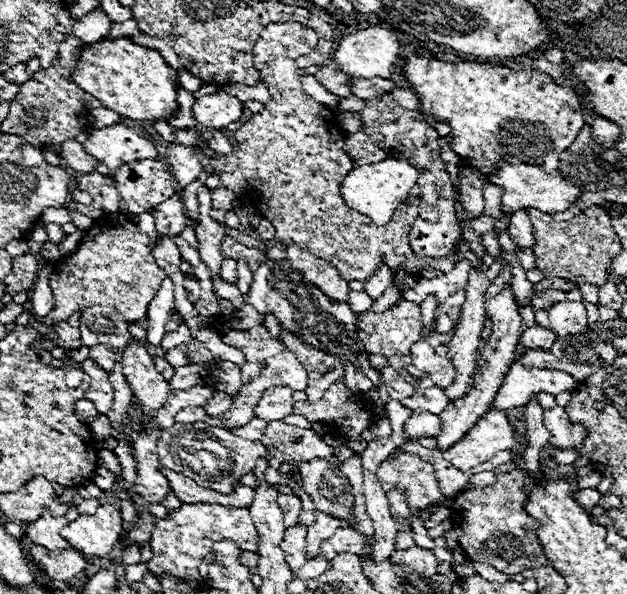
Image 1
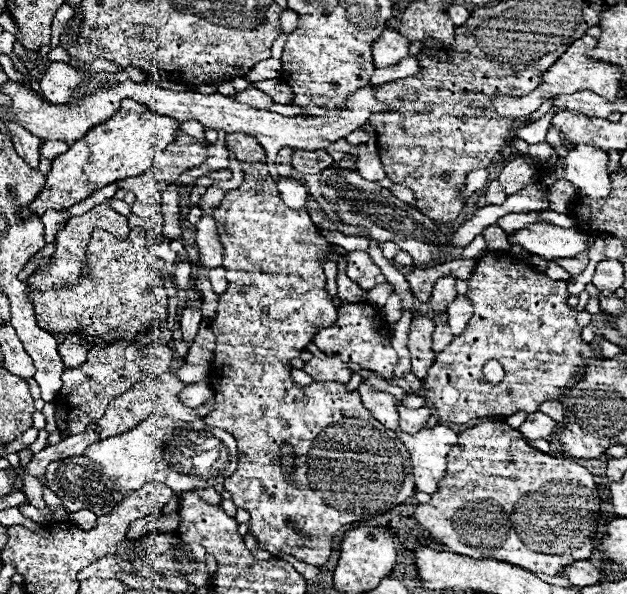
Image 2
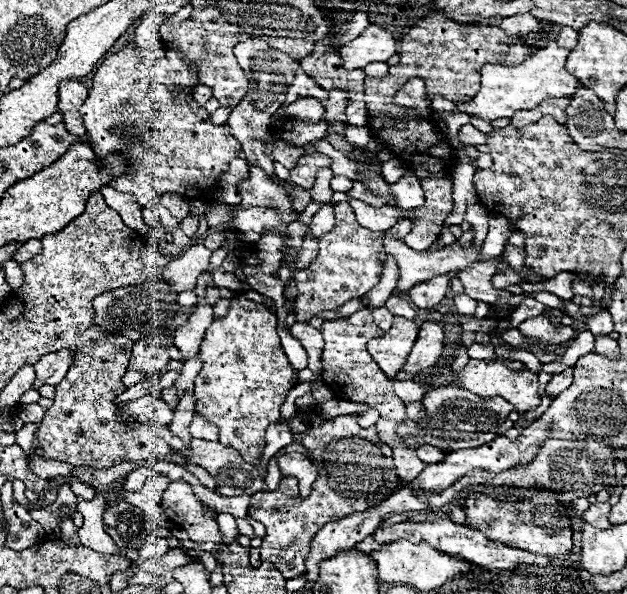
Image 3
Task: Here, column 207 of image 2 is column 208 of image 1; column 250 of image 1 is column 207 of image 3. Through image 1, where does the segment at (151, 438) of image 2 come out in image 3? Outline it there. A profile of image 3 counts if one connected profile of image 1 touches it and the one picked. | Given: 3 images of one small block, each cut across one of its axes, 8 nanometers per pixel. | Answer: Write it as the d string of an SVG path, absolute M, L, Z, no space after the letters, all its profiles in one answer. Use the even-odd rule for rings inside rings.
M156 426L156 432L158 432L158 436L162 436L164 440L168 440L168 444L170 444L172 448L178 448L180 454L184 454L186 458L194 460L194 462L200 464L202 468L206 468L206 470L214 476L214 480L216 480L216 490L218 490L222 496L238 496L238 494L248 494L248 496L252 496L254 492L264 492L264 490L266 490L266 484L264 484L264 478L260 476L260 470L258 470L254 464L246 462L246 460L240 456L240 452L236 452L234 448L222 446L220 442L198 440L198 438L192 440L190 448L184 448L184 446L180 444L180 440L174 438L172 434L168 434L168 438L166 438L166 432L170 432L166 426Z

